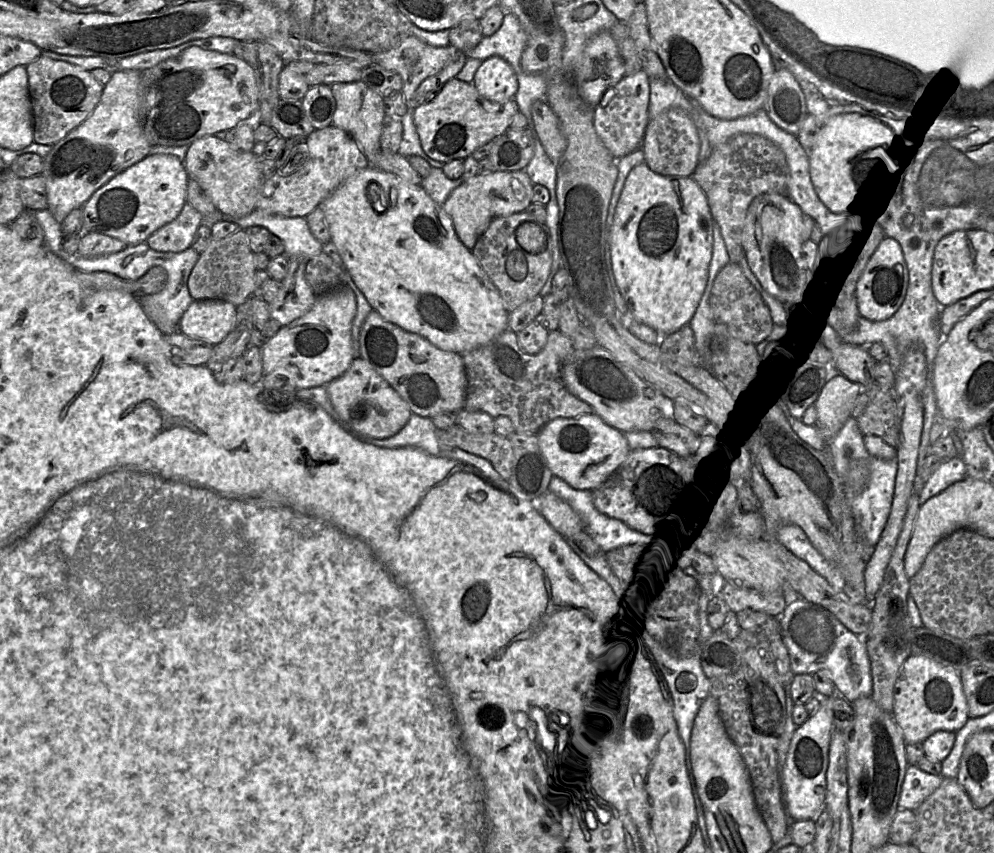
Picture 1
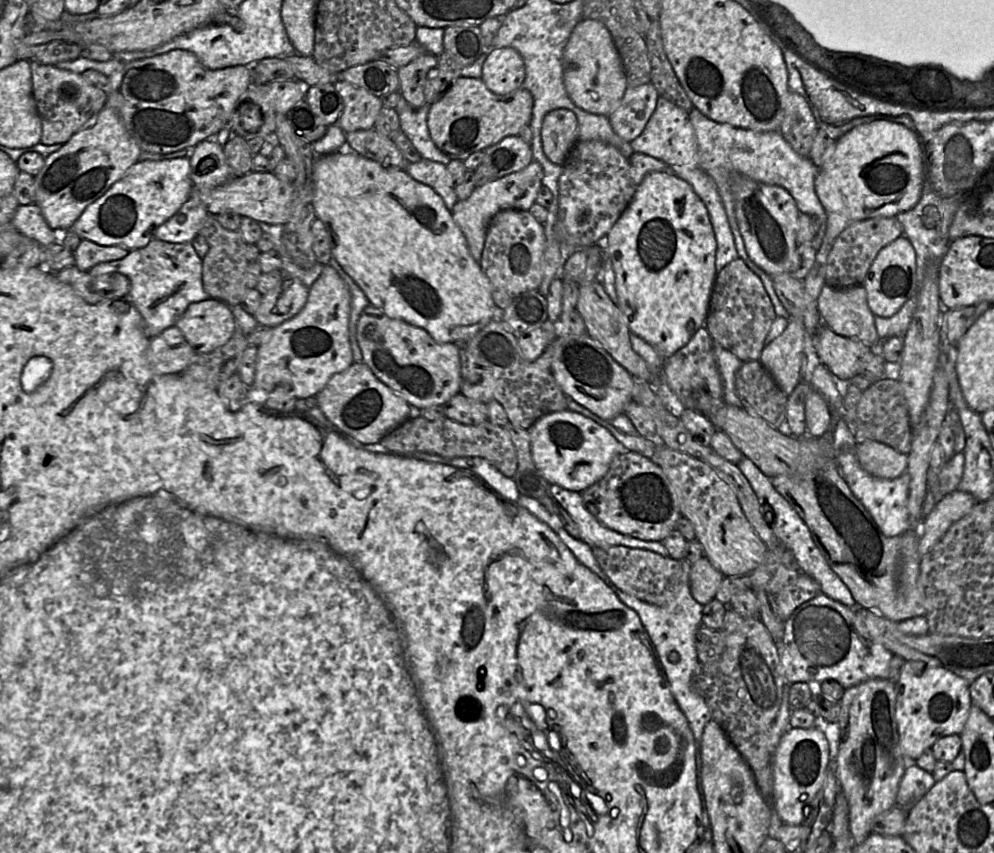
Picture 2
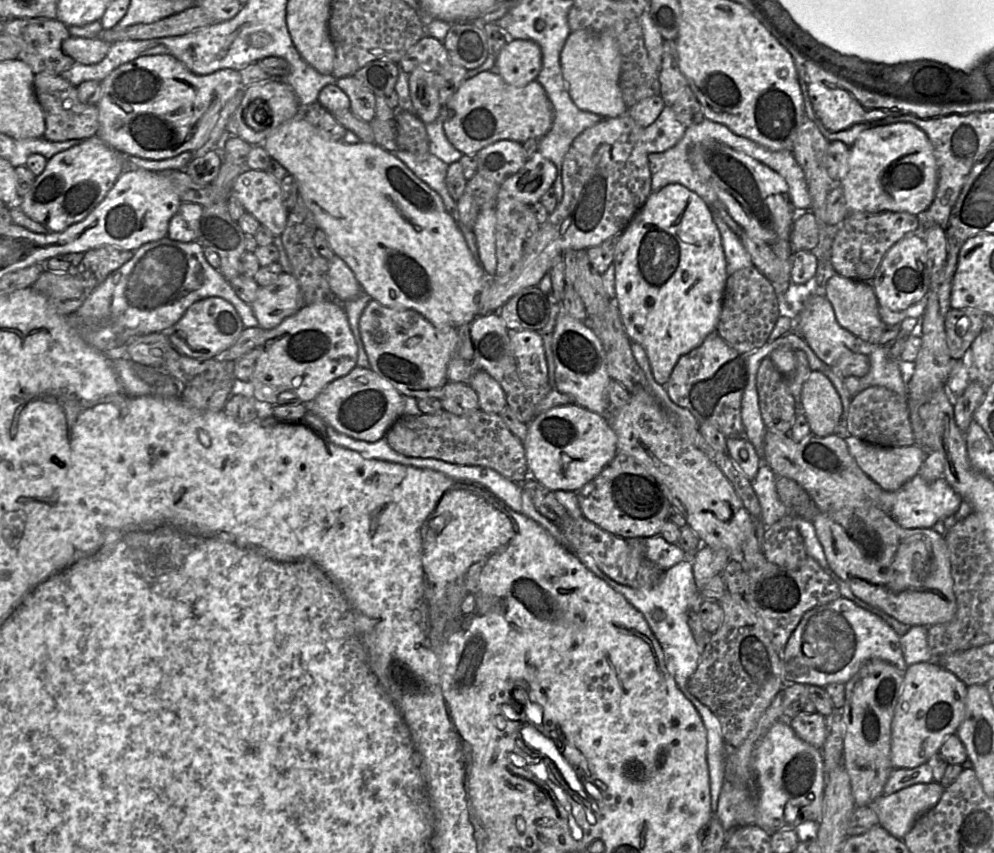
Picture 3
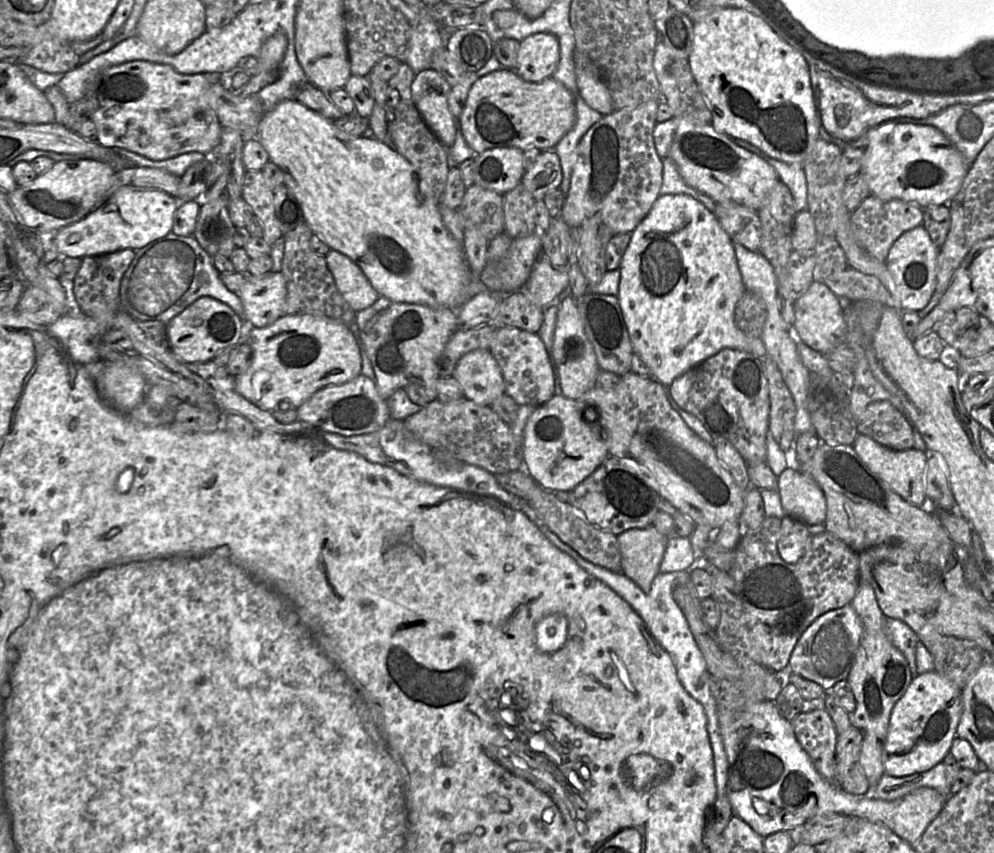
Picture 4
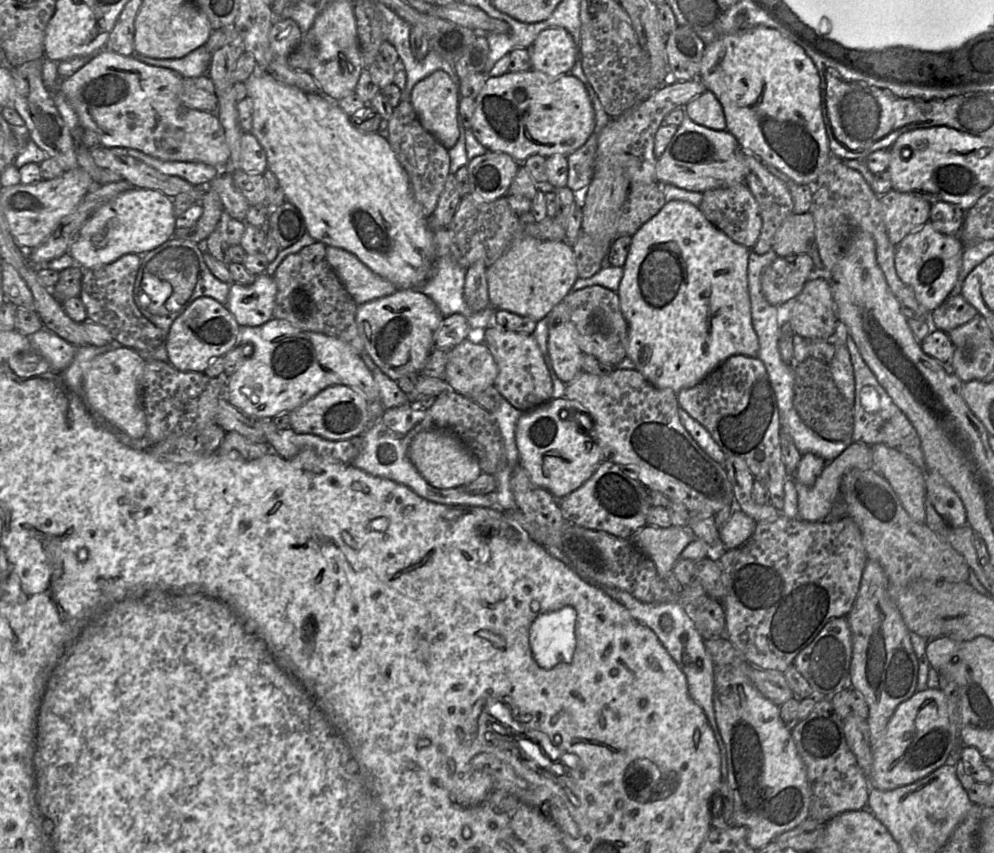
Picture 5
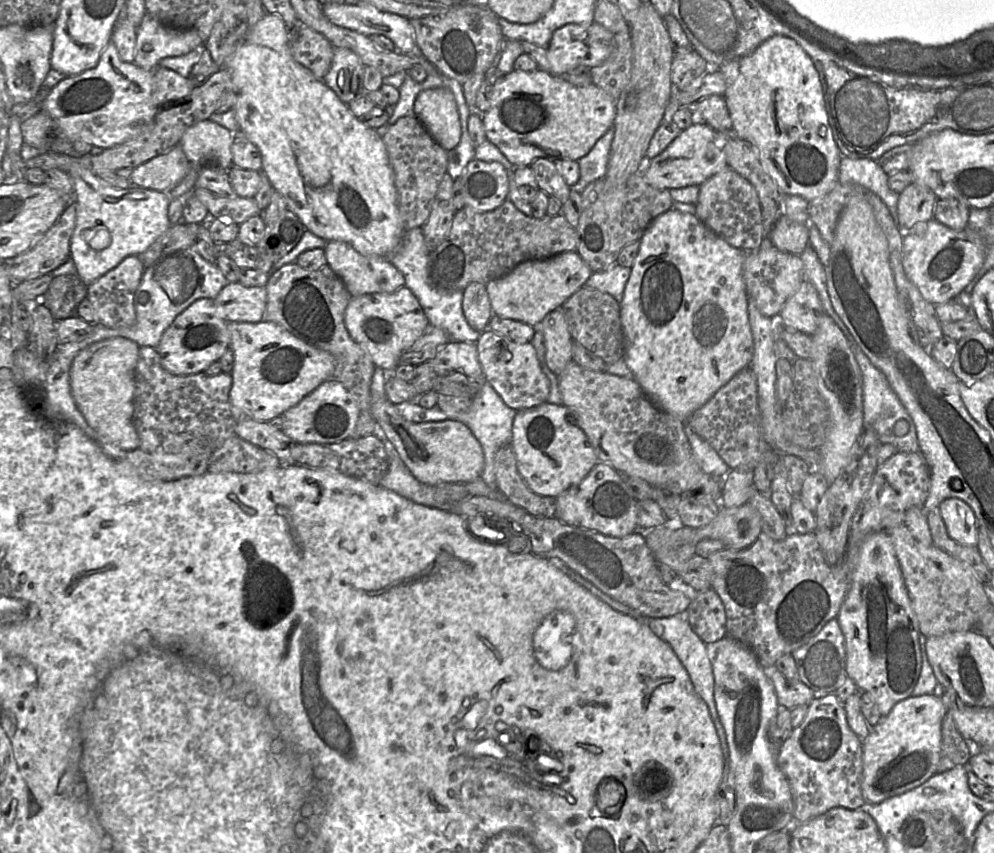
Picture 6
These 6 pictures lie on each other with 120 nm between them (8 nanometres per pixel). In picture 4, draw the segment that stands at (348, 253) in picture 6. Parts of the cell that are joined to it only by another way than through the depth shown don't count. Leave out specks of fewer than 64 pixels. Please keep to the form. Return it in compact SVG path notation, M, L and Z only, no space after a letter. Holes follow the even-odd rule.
M331 249L325 257L339 292L356 313L379 299L380 294L348 256Z

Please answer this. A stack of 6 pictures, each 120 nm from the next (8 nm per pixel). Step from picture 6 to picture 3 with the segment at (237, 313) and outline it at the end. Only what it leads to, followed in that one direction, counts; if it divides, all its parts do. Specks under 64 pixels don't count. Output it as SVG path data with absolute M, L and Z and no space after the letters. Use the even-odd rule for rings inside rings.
M283 272L273 283L259 286L250 306L259 327L275 328L302 307L302 293L296 277Z

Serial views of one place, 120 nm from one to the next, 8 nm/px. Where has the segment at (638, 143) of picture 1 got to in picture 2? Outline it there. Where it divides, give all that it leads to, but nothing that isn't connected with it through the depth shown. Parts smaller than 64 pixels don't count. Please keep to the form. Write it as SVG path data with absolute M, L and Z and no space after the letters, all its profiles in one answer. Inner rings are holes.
M651 83L627 87L620 106L608 116L613 131L625 142L636 139L653 114L658 97Z

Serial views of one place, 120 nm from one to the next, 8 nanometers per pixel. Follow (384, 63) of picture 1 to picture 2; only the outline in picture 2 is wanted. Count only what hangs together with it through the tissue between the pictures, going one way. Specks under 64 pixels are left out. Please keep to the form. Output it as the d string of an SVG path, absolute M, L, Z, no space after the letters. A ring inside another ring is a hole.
M425 53L409 64L397 69L400 79L399 92L413 107L423 106L425 101L424 86L430 72L438 65L438 56Z

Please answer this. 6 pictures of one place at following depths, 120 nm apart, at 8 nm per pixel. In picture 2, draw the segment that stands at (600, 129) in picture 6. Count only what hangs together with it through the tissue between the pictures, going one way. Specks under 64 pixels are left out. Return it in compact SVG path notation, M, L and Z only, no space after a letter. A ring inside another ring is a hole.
M459 77L457 78L443 95L443 97L435 102L434 104L430 105L430 110L427 117L427 126L431 136L432 141L435 145L440 149L443 153L445 153L451 160L461 160L464 161L467 159L471 154L485 150L486 148L499 143L503 138L508 136L518 136L520 130L524 126L528 126L531 118L532 118L532 110L534 105L534 99L531 92L523 87L505 95L497 95L490 91L488 87L485 85L481 78L467 78L467 77Z

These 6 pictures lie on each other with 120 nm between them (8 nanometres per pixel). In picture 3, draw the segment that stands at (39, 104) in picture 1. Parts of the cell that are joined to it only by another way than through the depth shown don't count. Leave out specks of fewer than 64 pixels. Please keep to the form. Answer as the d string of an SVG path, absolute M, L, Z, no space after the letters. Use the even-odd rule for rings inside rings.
M40 72L34 75L34 91L45 117L43 138L51 142L63 142L73 139L88 139L99 130L99 109L97 105L80 102L77 87L61 75Z

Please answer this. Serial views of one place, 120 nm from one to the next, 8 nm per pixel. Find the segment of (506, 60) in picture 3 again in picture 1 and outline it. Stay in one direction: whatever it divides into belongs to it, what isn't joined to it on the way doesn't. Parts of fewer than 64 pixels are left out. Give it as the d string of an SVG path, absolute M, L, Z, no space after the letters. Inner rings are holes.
M499 56L484 60L472 83L483 97L496 103L505 103L515 98L519 87L517 73Z

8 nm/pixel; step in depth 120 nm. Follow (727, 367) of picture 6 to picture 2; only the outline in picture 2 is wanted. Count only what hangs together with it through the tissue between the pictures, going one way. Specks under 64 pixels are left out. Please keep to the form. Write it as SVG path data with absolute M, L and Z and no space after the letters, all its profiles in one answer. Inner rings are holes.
M651 172L637 186L629 206L607 234L605 238L605 251L607 257L612 260L615 272L618 307L627 317L630 331L649 343L656 350L662 361L666 360L684 347L692 336L705 325L711 292L716 277L715 261L717 251L714 230L705 204L695 193L691 185L673 172Z

